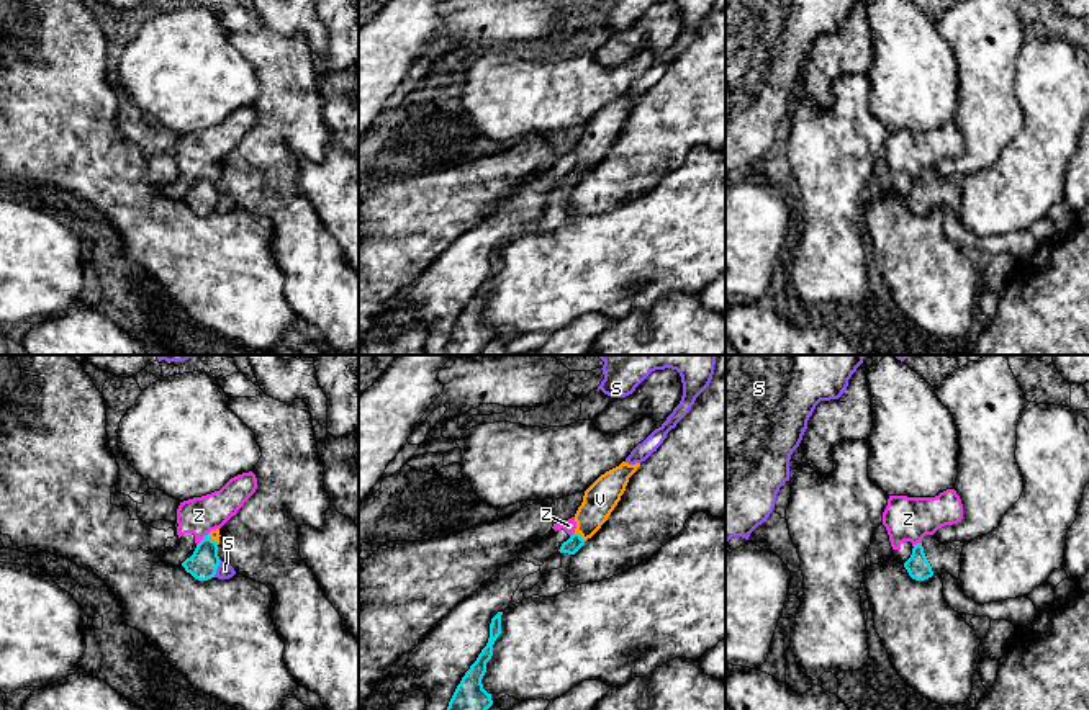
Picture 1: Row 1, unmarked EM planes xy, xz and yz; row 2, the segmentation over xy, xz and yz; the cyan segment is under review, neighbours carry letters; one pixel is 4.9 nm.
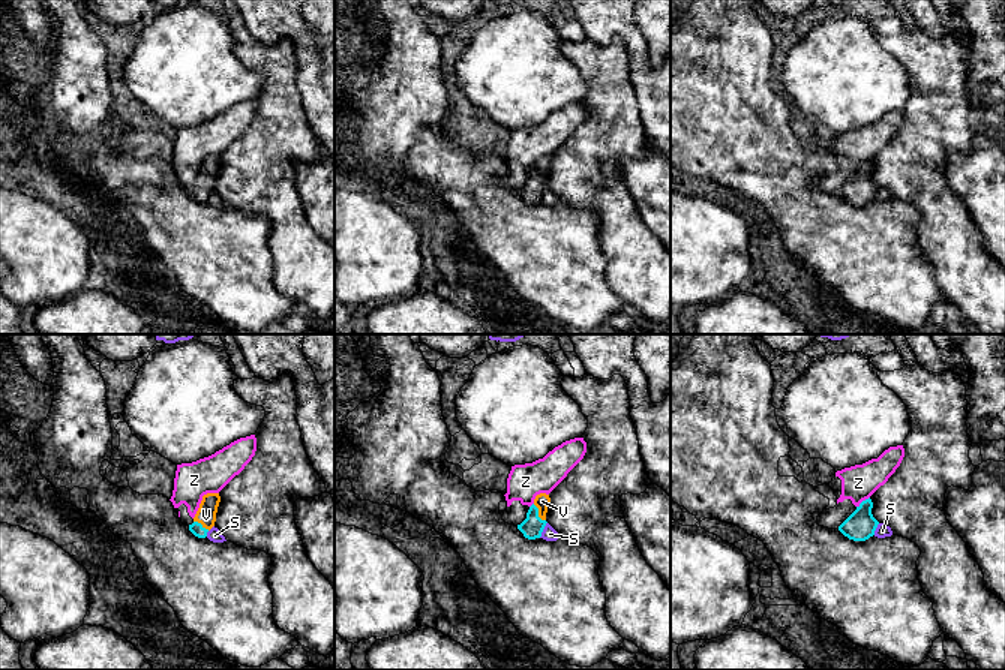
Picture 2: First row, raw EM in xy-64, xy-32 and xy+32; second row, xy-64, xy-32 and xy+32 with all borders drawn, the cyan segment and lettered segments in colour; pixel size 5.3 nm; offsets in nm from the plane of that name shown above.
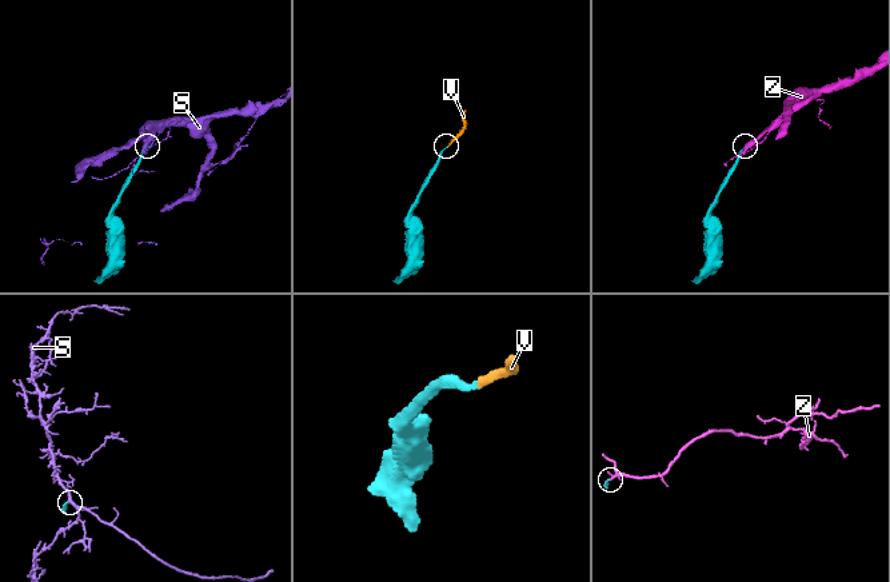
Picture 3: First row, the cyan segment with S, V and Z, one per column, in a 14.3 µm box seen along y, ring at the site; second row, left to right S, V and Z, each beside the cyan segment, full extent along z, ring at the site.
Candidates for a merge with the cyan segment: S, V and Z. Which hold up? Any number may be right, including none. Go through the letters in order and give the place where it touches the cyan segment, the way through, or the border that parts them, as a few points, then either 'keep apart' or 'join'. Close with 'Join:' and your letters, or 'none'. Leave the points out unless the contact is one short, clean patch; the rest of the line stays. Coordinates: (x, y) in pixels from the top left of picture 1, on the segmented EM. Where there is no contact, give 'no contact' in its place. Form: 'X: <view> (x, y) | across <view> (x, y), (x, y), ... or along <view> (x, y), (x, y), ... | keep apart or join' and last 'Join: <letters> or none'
S: xy (216, 568) | along xy (221, 561), (213, 576) | keep apart
V: xz (580, 535) | across xz (575, 542), (580, 535), (600, 499) | join
Z: xy (202, 540) | along xy (207, 534), (197, 545) | keep apart
Join: V

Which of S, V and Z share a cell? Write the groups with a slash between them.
S / V / Z

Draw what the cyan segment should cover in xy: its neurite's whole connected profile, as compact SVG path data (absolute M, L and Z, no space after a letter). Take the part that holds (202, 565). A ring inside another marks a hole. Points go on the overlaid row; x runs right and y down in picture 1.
M219 528L211 530L197 545L193 555L182 563L185 571L190 573L195 579L208 581L215 577L216 569L221 563L218 556L219 537Z

